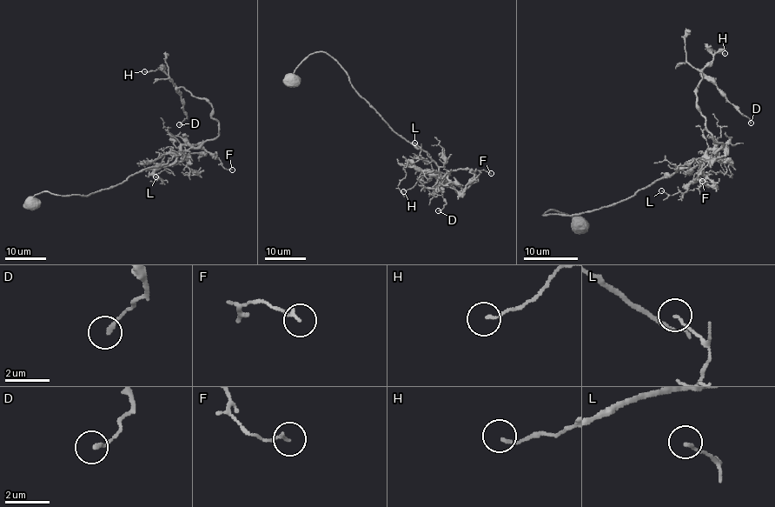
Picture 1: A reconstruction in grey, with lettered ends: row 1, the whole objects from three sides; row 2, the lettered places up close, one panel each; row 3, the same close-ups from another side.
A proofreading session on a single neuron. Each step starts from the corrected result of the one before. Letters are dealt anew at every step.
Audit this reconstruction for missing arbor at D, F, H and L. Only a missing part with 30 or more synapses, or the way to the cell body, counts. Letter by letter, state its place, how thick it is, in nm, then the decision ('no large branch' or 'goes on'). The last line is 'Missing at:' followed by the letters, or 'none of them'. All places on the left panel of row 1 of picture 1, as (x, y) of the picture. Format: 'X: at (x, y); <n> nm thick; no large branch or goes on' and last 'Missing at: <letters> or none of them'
D: at (179, 124); 170 nm thick; no large branch
F: at (232, 170); 130 nm thick; no large branch
H: at (144, 71); 110 nm thick; no large branch
L: at (155, 176); 110 nm thick; no large branch
Missing at: none of them

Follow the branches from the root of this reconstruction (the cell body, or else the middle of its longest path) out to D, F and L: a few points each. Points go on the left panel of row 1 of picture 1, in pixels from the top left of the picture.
D: (29, 201), (43, 192), (112, 188), (218, 135), (212, 106), (182, 86), (186, 117), (179, 124)
F: (29, 201), (43, 192), (89, 195), (109, 189), (201, 144), (224, 168), (232, 170)
L: (29, 201), (43, 192), (89, 195), (109, 189), (179, 152), (155, 171), (162, 181), (155, 176)

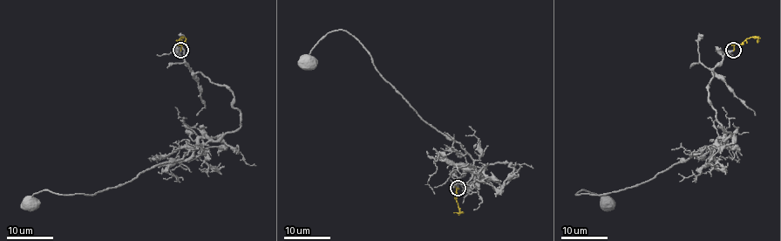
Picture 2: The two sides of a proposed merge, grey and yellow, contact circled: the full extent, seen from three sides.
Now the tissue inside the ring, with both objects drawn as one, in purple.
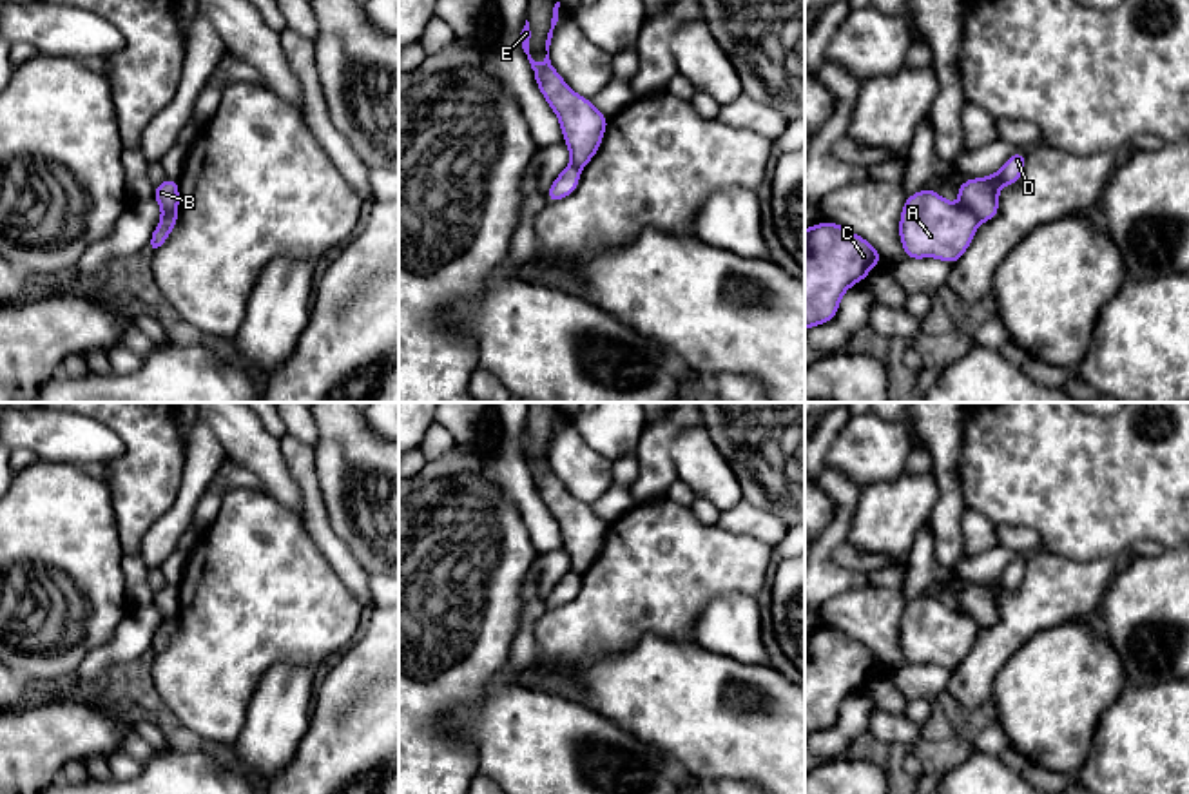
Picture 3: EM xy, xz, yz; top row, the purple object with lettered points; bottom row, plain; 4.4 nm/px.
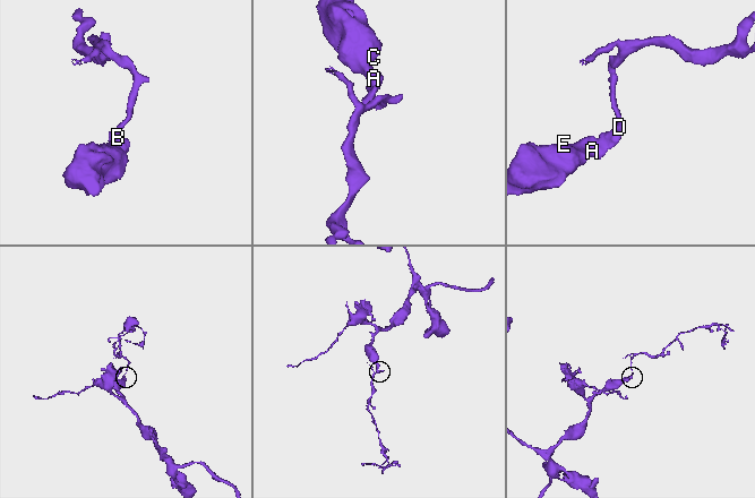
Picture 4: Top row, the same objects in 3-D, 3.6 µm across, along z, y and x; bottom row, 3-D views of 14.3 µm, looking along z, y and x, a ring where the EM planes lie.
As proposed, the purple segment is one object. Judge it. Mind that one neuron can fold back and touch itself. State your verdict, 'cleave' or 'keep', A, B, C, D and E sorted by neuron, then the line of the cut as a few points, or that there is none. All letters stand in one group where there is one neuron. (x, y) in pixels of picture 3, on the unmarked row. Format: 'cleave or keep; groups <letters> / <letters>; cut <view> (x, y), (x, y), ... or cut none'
cleave; groups A C E / B D; cut yz (965, 610), (979, 628)

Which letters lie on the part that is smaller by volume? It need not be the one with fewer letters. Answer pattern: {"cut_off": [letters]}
{"cut_off": ["B", "D"]}

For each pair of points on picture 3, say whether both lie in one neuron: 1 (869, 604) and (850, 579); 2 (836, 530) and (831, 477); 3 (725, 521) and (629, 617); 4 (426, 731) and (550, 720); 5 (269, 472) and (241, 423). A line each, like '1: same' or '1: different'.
1: different
2: same
3: different
4: different
5: same

